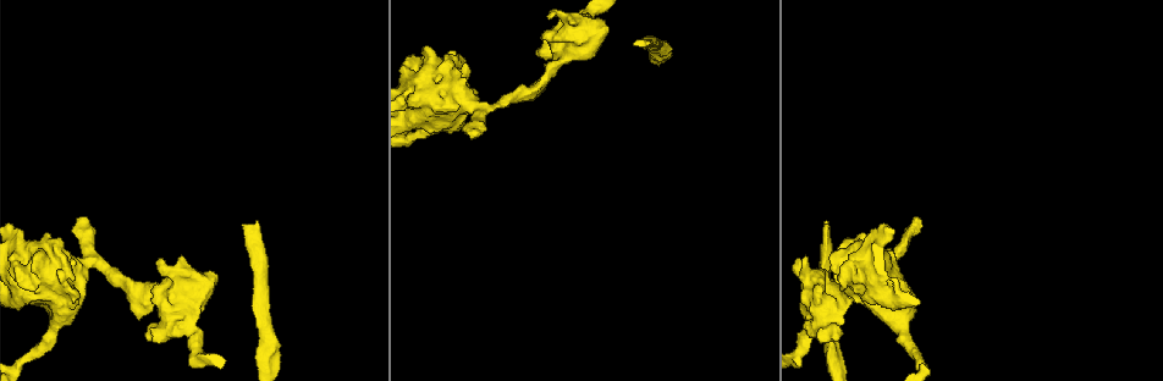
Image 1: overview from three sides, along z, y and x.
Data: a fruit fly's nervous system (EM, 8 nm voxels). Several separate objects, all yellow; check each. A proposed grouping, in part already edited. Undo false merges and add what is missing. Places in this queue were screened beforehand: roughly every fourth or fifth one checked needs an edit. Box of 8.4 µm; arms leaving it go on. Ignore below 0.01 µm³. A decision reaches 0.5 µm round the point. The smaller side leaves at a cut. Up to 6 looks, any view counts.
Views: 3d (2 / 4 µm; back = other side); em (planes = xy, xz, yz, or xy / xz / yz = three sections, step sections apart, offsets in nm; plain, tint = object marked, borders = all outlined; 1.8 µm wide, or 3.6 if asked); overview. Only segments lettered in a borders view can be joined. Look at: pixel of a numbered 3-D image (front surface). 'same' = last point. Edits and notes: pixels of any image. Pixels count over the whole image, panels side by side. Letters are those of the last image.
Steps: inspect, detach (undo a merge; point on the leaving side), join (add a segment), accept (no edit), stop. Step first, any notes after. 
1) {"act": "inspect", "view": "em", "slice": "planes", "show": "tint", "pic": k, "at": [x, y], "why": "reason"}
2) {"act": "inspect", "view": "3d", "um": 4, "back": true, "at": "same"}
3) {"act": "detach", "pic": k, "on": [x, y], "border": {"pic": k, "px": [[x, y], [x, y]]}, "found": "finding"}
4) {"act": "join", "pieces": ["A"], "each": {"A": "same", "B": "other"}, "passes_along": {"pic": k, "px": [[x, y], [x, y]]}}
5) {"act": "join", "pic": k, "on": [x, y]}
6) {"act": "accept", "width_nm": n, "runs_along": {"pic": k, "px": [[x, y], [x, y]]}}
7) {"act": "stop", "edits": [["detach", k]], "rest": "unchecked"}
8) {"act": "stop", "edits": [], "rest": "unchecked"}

{"act": "inspect", "view": "em", "slice": "planes", "show": "borders", "pic": 1, "at": [177, 318], "why": "four arms meet"}

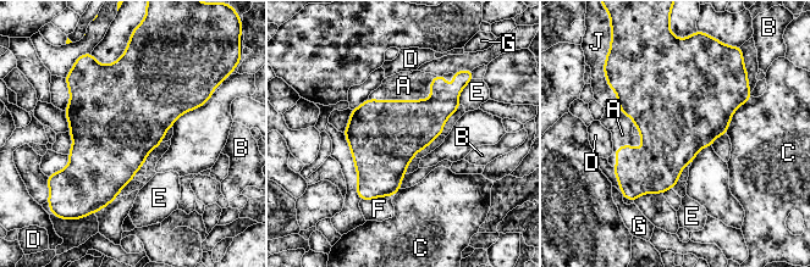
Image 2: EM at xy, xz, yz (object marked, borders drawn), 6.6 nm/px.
{"act": "join", "pieces": ["A"], "each": {"A": "same", "B": "other", "C": "other", "D": "other", "E": "other", "F": "other", "G": "other", "J": "other"}, "found": "the cell continues"}

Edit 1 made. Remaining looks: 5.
{"act": "inspect", "view": "3d", "um": 2, "pic": 1, "at": [828, 222], "why": "branch stops here"}

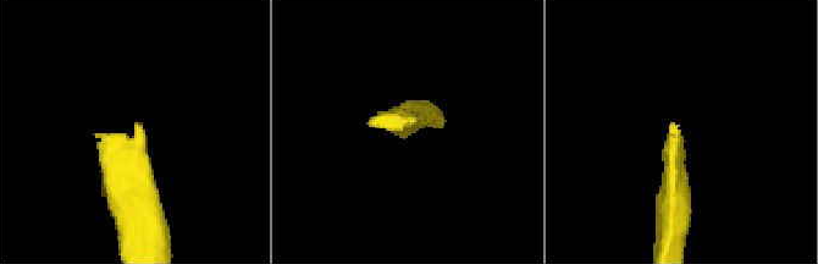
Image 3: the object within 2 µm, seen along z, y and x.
{"act": "inspect", "view": "em", "um": 3.6, "slice": "planes", "show": "tint", "pic": 3, "at": [98, 133], "why": "now the EM"}

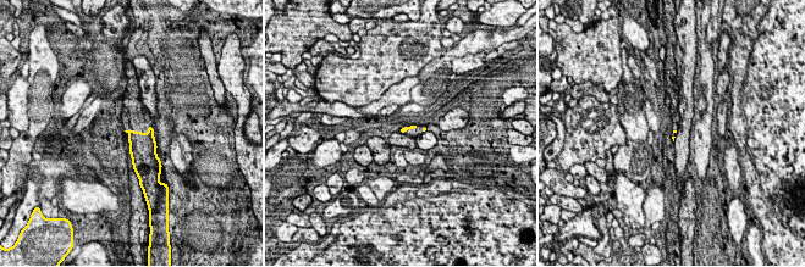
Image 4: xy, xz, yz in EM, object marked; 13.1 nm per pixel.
{"act": "inspect", "view": "em", "um": 3.6, "slice": "planes", "show": "borders", "at": "same", "why": "what lies round it"}

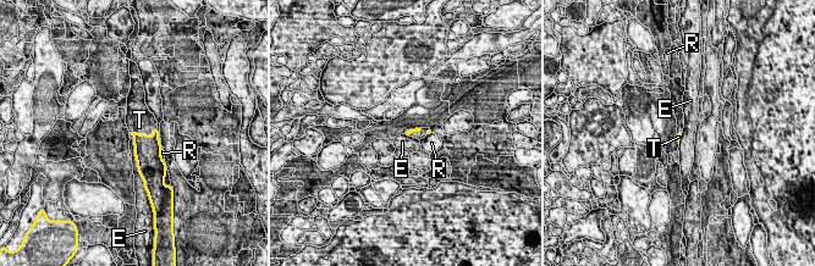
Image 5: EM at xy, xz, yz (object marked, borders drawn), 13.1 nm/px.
{"act": "join", "pieces": ["T"], "each": {"E": "other", "R": "other", "T": "same"}, "passes_along": {"pic": 5, "px": [[148, 150], [144, 134], [139, 120]]}, "found": "the cell continues"}

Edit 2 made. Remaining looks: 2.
{"act": "stop", "edits": [["join", 2], ["join", 5]], "rest": "unchecked"}

